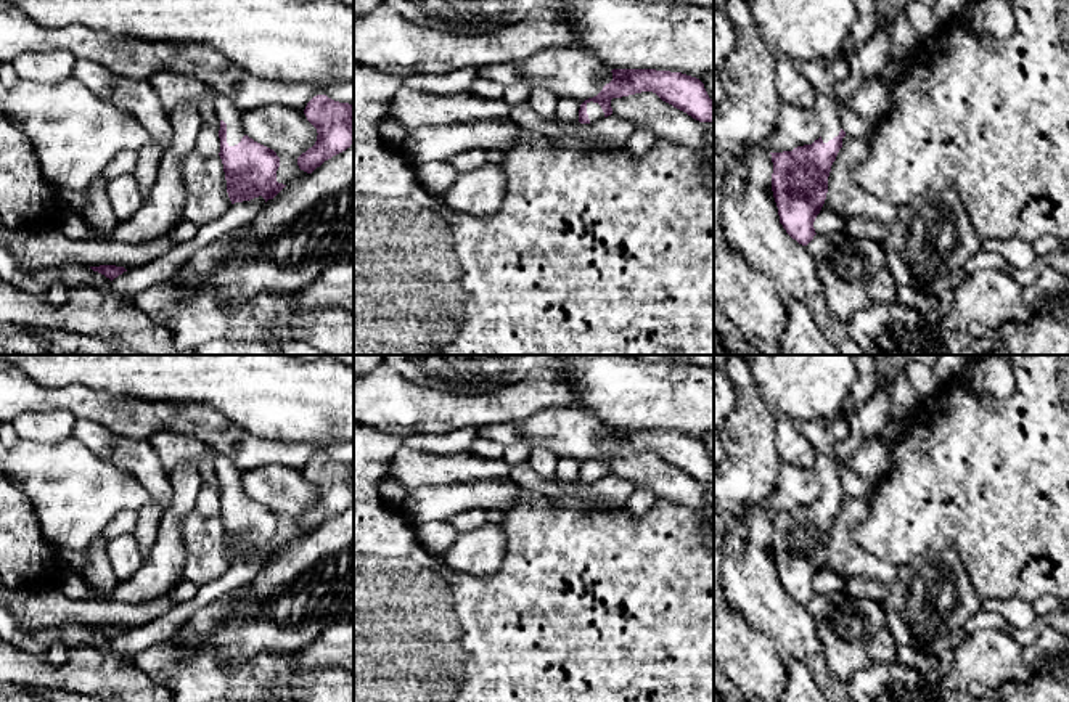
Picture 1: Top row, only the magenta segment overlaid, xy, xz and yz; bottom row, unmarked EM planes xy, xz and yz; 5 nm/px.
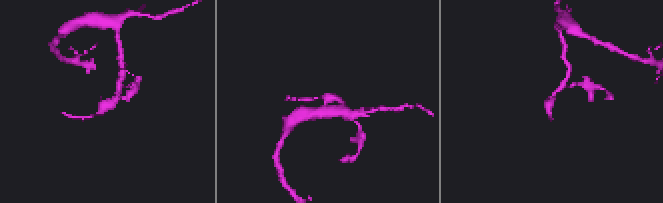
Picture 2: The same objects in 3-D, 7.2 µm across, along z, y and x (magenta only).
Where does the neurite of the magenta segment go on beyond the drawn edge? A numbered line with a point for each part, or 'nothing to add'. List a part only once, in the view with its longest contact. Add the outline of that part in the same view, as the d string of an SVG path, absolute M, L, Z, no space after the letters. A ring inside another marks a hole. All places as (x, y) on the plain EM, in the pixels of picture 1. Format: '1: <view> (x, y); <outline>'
1: xy (174, 448); M177 431L154 432L148 442L159 456L167 475L180 464L199 464L203 459L211 458L219 480L227 484L228 506L238 504L244 496L241 472L236 469L231 456L212 451L207 443Z

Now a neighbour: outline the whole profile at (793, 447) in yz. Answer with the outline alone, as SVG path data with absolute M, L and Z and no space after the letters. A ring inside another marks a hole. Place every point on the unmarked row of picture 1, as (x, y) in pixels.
M776 414L776 451L784 464L813 469L817 453L796 421Z

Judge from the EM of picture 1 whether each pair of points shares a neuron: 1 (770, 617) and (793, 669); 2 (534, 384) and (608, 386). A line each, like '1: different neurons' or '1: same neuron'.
1: different neurons
2: different neurons

